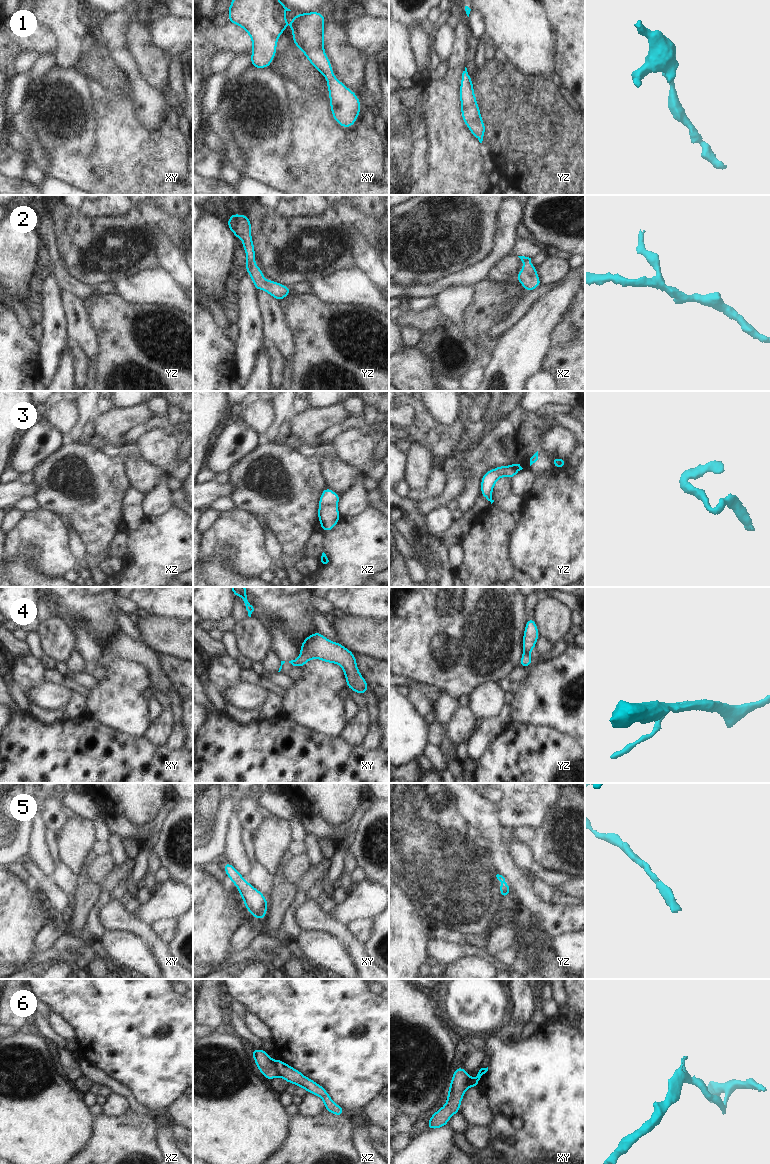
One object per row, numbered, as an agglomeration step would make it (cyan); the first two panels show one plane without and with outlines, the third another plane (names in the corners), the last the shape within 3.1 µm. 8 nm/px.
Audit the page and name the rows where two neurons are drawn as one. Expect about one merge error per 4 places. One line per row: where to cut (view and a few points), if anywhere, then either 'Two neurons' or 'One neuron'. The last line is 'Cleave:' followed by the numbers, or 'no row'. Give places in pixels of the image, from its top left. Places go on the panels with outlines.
1: No split. One neuron
2: No split. One neuron
3: No split. One neuron
4: No split. One neuron
5: No split. One neuron
6: Split along xz (274, 1060), (278, 1075). Two neurons
Cleave: 6

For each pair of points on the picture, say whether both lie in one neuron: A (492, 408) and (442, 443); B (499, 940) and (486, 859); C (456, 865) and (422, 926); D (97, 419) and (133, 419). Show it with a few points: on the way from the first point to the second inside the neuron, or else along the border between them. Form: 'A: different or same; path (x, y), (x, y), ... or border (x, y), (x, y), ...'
A: different; border (490, 401), (487, 406)
B: different; border (491, 927), (486, 936)
C: different; border (412, 901), (419, 913), (431, 925)
D: same; path (106, 419), (124, 419)

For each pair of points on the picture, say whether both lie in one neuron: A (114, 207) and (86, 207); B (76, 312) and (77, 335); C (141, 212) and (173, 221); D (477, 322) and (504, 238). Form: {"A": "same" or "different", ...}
{"A": "same", "B": "same", "C": "same", "D": "different"}

